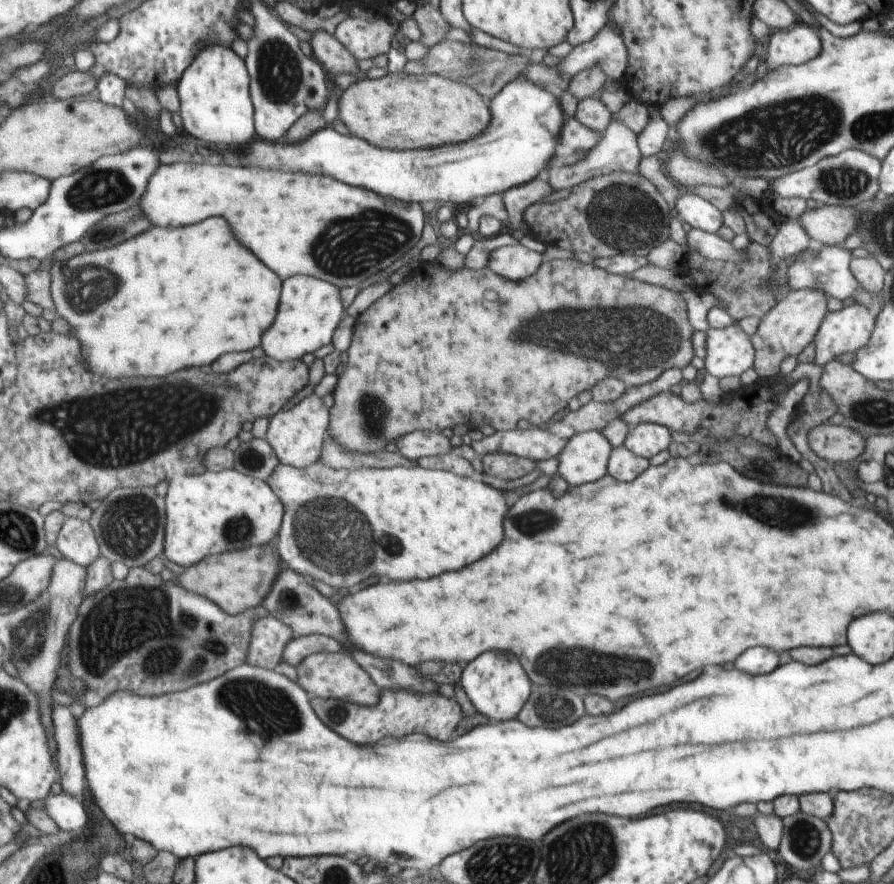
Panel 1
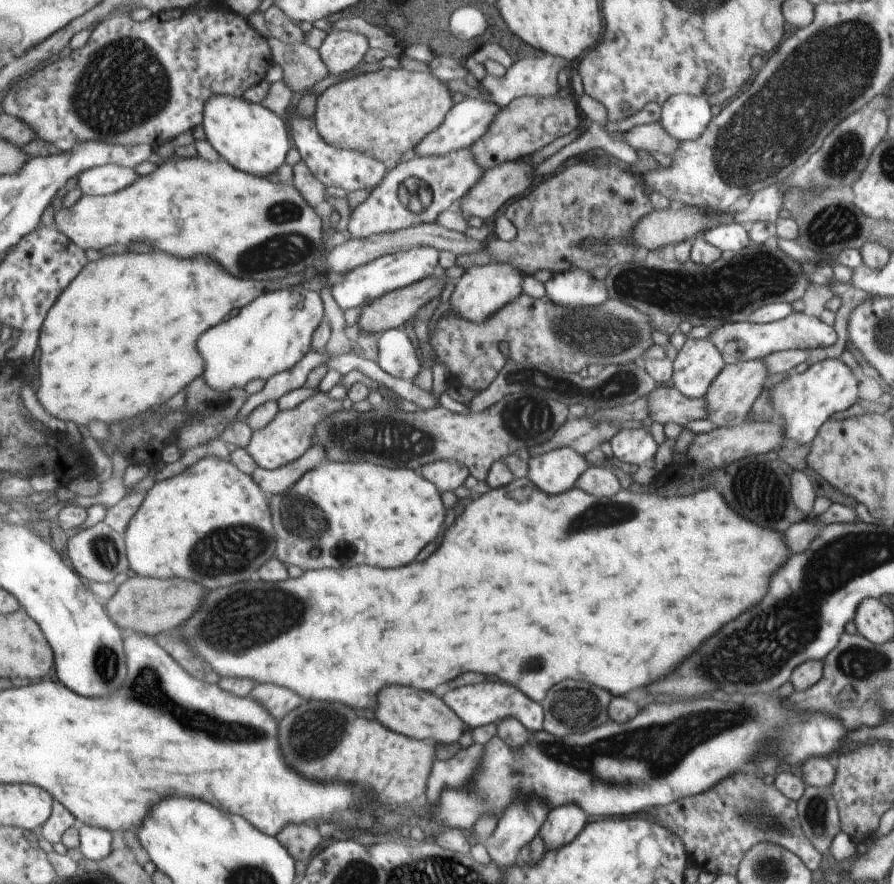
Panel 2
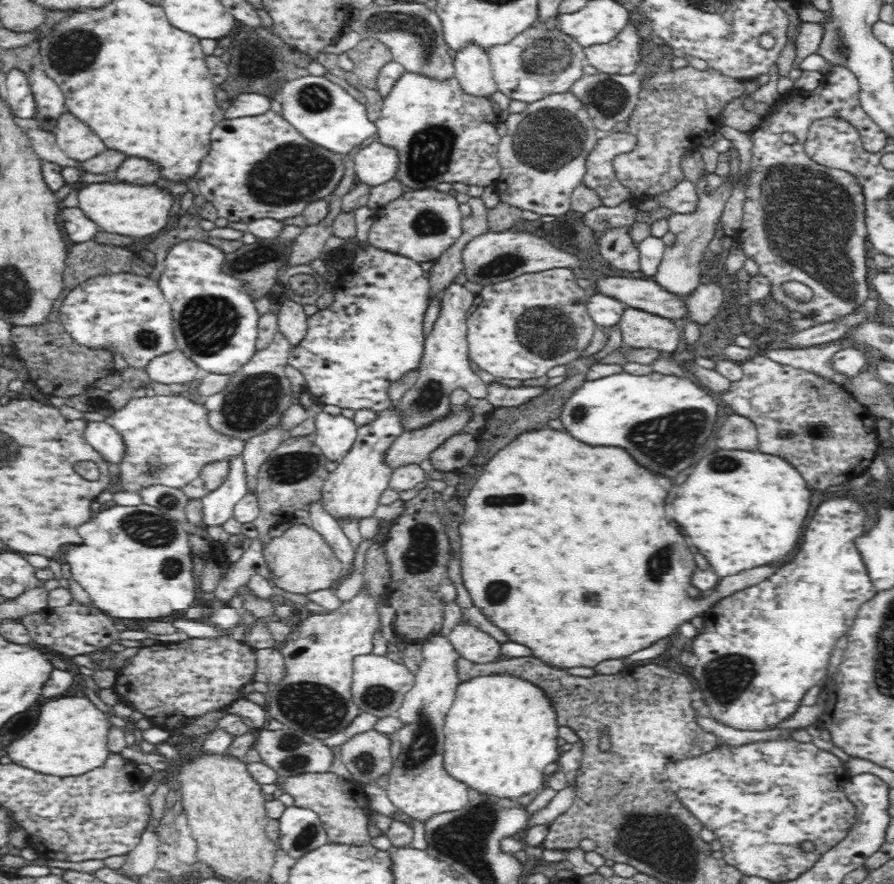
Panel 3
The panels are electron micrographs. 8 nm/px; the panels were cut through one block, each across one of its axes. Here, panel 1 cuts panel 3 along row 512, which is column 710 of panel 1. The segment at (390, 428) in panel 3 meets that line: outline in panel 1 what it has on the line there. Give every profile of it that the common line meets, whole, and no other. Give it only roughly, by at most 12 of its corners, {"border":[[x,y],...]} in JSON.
{"border":[[737,322],[706,334],[704,368],[719,379],[752,369],[756,350]]}

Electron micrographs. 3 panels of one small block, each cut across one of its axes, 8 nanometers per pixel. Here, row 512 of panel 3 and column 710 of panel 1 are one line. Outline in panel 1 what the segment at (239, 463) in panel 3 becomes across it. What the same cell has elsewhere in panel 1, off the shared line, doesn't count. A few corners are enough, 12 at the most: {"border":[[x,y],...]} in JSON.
{"border":[[688,189],[675,200],[680,220],[716,233],[721,210]]}

